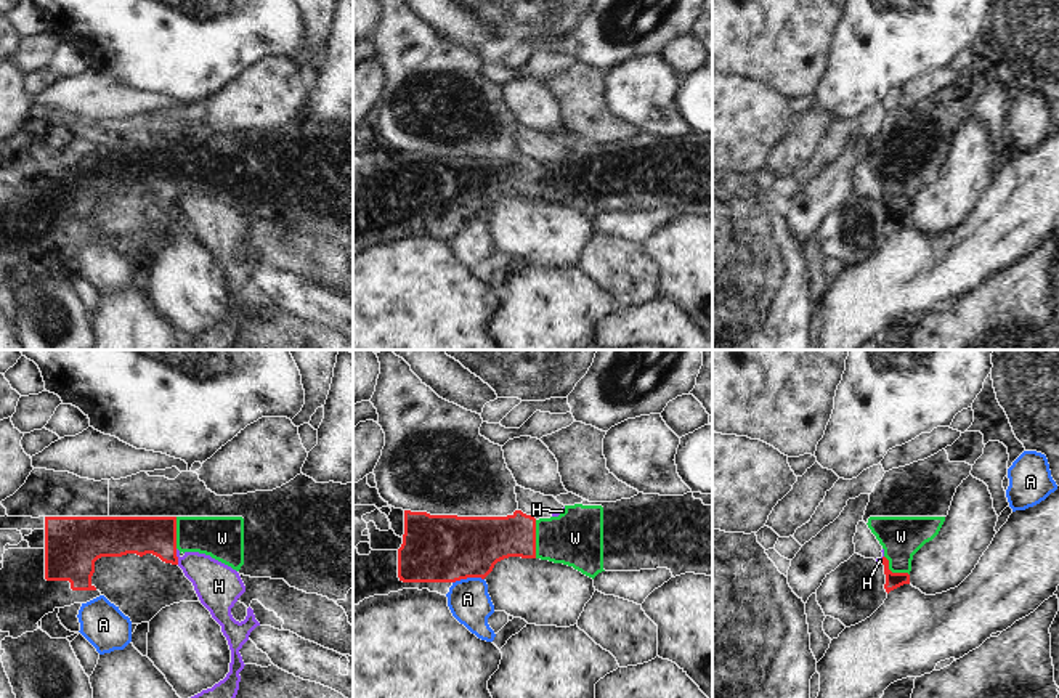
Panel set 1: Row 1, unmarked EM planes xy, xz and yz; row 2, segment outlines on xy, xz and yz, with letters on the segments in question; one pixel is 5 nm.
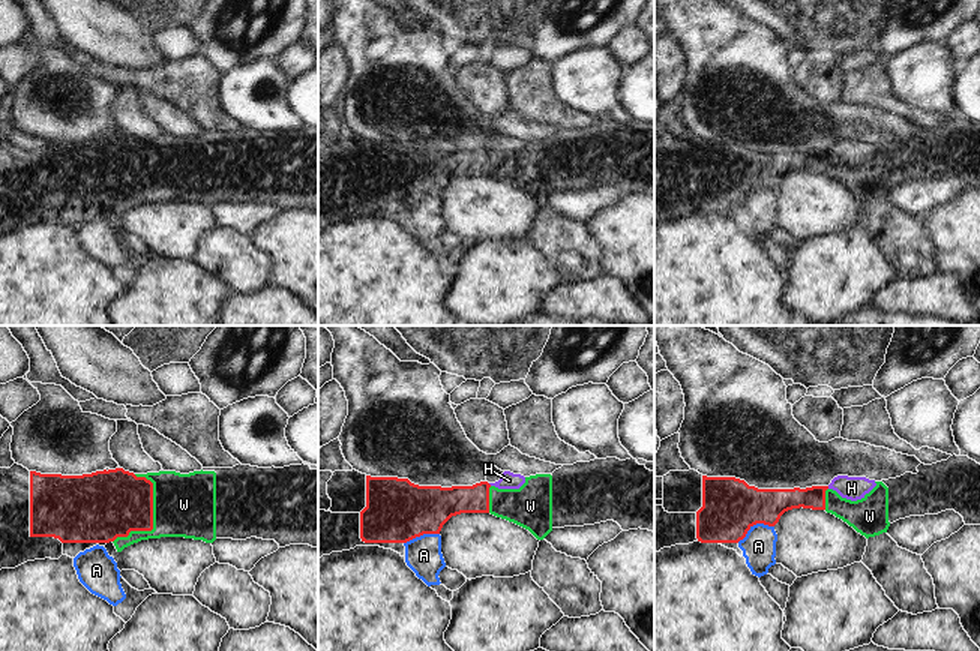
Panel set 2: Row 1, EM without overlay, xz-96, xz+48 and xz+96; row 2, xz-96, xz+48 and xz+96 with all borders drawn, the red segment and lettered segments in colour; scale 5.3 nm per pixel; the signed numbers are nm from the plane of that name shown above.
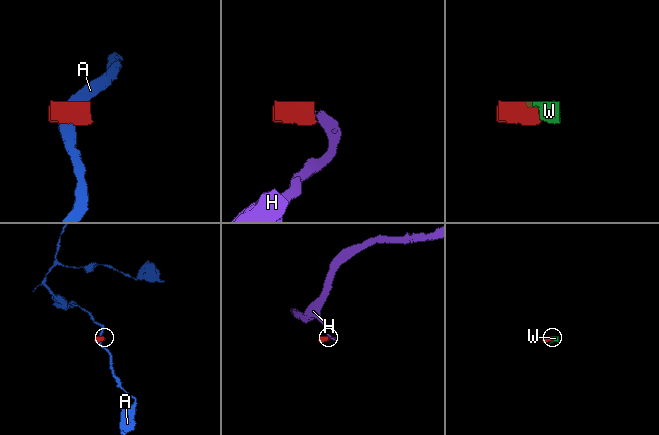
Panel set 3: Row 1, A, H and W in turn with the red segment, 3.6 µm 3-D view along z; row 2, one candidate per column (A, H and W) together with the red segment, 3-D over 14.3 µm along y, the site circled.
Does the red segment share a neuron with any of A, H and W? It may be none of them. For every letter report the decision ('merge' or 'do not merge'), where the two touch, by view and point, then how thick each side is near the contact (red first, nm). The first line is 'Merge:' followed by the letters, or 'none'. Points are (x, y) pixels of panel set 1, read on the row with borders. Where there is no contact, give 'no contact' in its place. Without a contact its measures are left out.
Merge: none
A: do not merge; contact xz (467, 576); calibres 340 and 200 nm
H: do not merge; contact xy (177, 557); calibres 190 and 220 nm
W: do not merge; contact xz (535, 539); calibres 240 and 280 nm

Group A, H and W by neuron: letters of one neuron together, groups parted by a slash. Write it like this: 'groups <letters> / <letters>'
groups A / H / W

